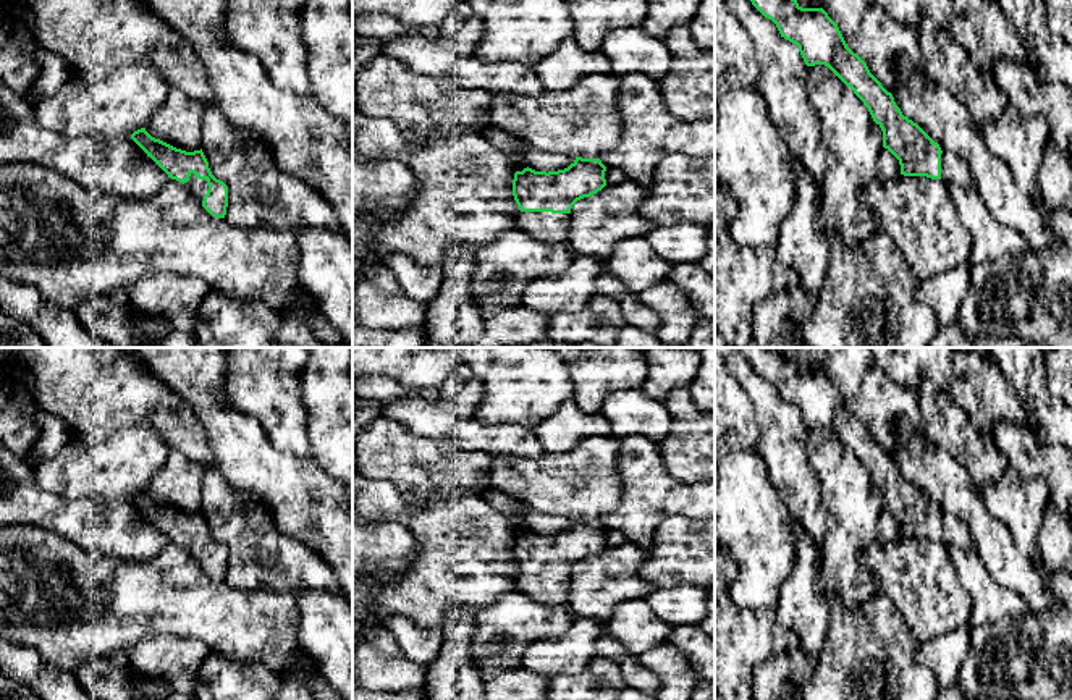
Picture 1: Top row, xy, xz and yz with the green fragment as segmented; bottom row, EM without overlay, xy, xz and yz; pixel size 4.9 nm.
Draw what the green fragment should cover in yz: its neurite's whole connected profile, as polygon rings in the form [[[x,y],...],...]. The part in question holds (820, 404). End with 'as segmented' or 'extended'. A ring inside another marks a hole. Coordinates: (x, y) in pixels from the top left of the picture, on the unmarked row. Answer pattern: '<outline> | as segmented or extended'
[[[742,348],[742,352],[758,373],[776,386],[781,399],[799,409],[807,428],[828,428],[854,453],[868,470],[873,483],[881,490],[883,509],[899,522],[901,537],[926,538],[931,542],[941,542],[944,546],[973,550],[972,537],[965,524],[954,516],[943,514],[939,506],[935,504],[917,485],[902,477],[893,456],[888,454],[870,435],[867,425],[847,409],[838,386],[823,370],[802,370],[796,361],[770,348]]] | extended

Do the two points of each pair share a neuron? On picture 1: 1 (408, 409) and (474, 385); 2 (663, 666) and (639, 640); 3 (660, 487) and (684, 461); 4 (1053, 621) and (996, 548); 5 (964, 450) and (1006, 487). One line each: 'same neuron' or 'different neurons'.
1: same neuron
2: different neurons
3: different neurons
4: different neurons
5: different neurons

